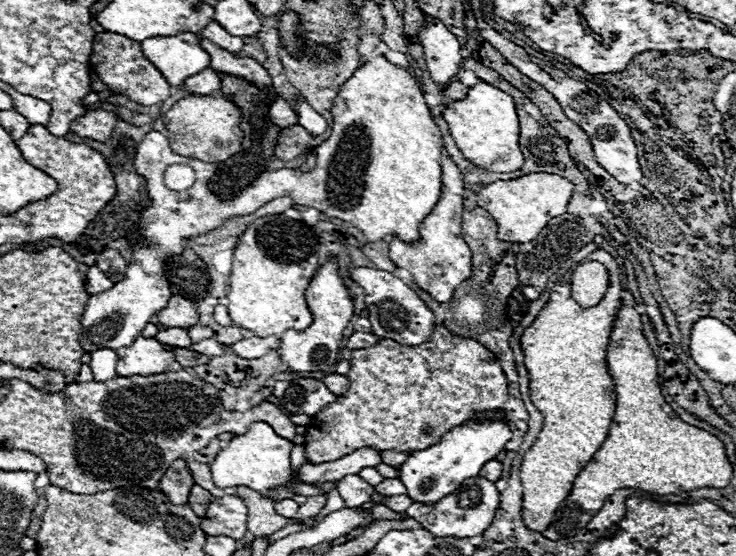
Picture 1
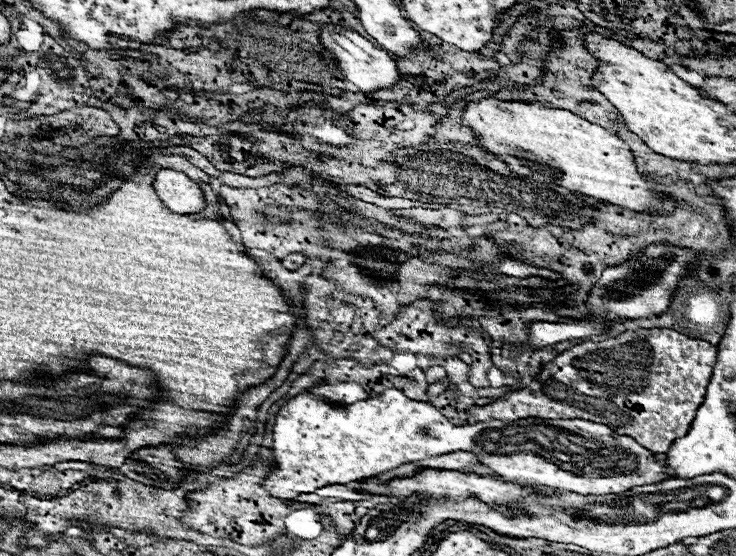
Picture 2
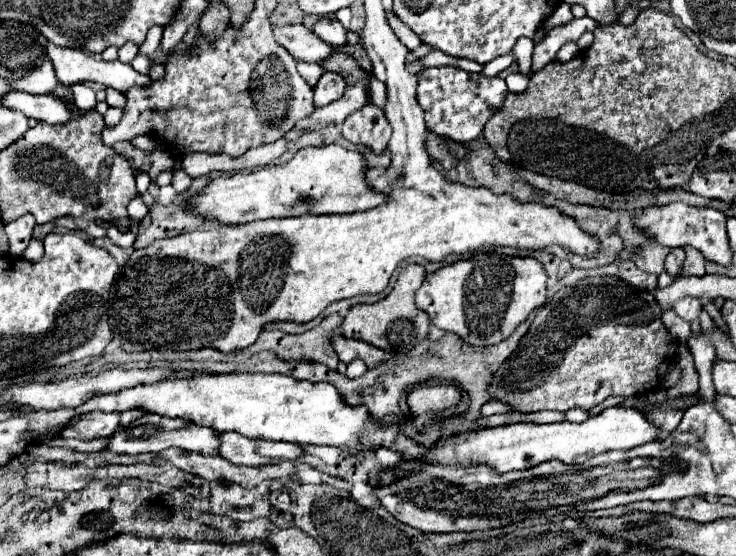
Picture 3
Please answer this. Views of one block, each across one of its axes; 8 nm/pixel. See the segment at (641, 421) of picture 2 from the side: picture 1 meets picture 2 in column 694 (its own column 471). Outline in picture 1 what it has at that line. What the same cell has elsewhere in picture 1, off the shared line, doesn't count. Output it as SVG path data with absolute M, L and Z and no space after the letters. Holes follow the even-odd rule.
M444 326L434 328L430 342L420 346L402 346L392 340L380 340L372 348L354 350L350 358L350 372L346 374L350 386L344 396L338 396L332 406L324 406L320 414L312 416L306 426L306 460L310 464L322 464L338 460L358 448L376 446L378 450L402 450L414 452L432 446L446 430L460 426L480 412L498 412L508 398L506 376L496 356L480 342L454 336ZM422 426L432 428L432 436L422 434Z

